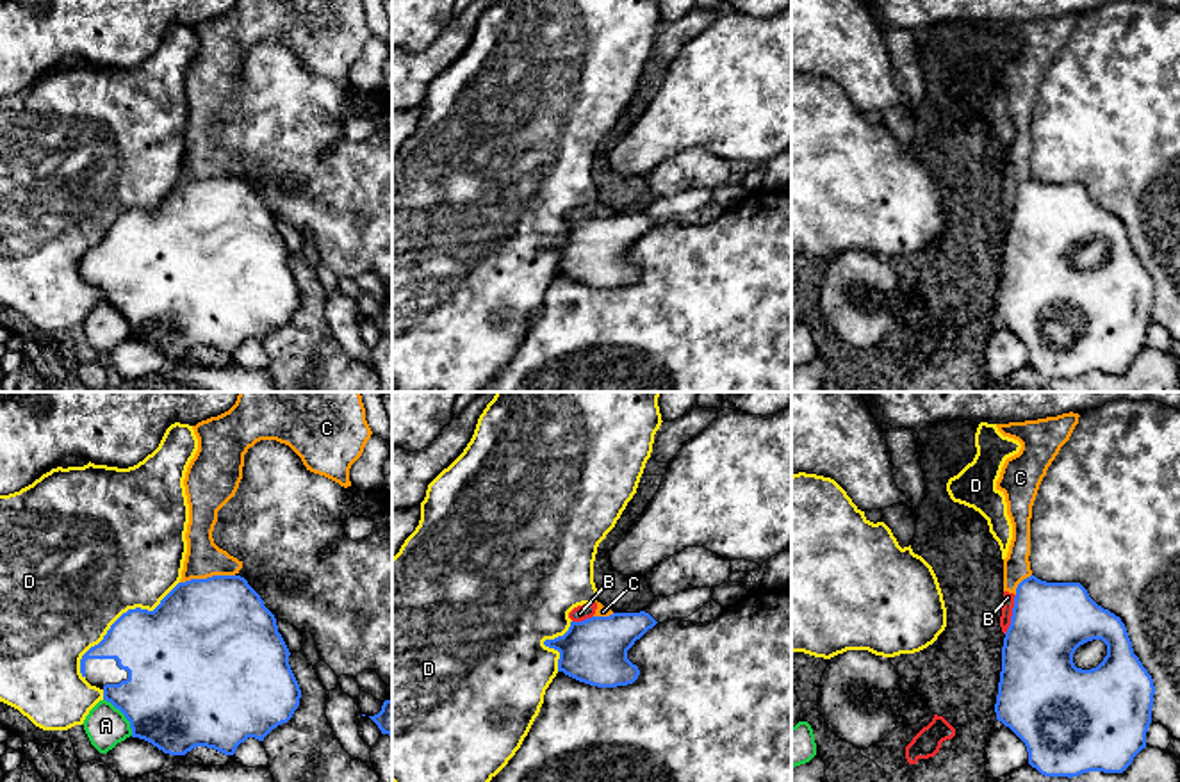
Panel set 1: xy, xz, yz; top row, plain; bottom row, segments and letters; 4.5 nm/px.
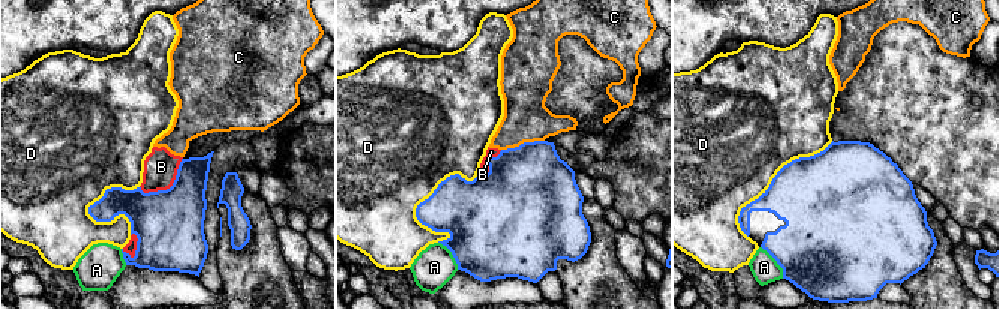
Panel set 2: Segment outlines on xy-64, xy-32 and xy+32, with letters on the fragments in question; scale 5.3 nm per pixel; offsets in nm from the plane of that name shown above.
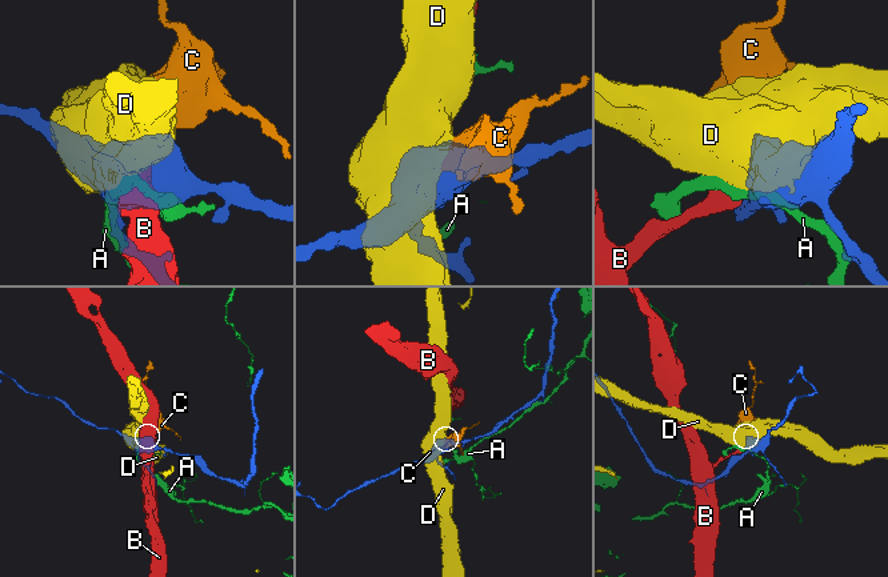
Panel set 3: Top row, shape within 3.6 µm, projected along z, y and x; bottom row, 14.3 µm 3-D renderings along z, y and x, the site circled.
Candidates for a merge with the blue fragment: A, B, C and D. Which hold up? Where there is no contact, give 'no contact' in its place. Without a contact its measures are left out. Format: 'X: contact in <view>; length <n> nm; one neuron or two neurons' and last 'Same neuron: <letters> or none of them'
A: contact in xy; length 220 nm; two neurons
B: contact in yz; length 190 nm; two neurons
C: contact in xy; length 260 nm; two neurons
D: contact in xy; length 600 nm; two neurons
Same neuron: none of them

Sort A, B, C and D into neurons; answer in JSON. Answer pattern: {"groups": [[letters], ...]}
{"groups": [["A"], ["B", "C"], ["D"]]}

